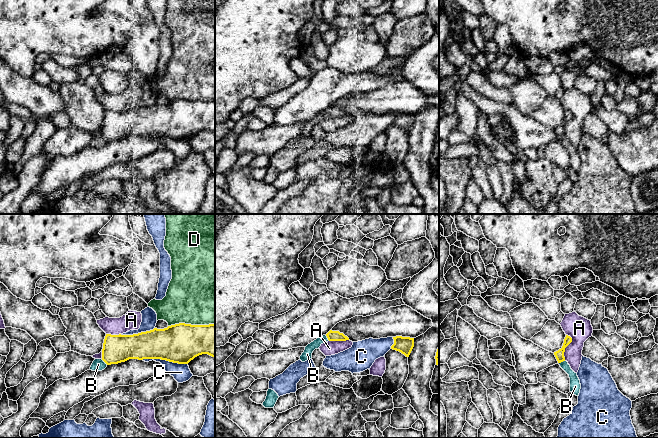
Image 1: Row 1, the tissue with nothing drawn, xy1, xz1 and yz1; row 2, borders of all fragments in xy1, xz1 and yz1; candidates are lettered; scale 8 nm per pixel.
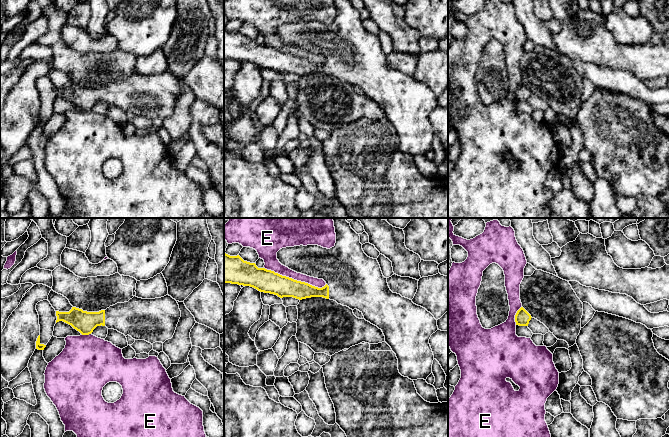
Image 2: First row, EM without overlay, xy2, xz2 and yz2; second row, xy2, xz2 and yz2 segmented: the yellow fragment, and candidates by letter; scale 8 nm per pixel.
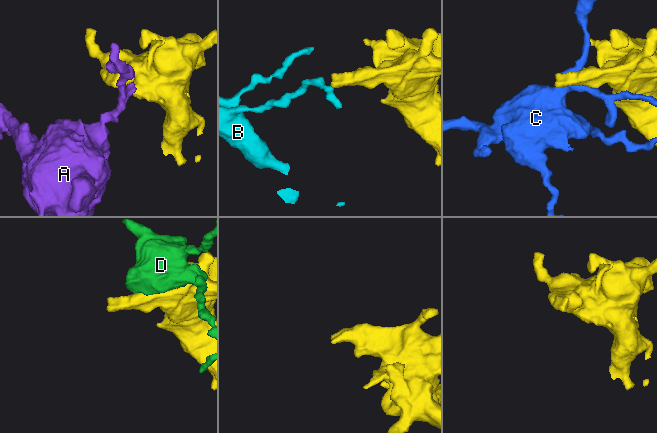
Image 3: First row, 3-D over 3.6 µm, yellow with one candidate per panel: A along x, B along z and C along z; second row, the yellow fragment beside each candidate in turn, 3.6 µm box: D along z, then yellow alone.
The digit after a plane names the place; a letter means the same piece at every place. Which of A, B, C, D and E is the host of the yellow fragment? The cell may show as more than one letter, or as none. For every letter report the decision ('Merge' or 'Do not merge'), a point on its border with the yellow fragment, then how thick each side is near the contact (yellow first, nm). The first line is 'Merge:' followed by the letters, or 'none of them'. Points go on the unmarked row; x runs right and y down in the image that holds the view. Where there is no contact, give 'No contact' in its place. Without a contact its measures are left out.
Merge: none of them
A: Do not merge. Touches yellow at yz1 (566, 122). Thickness 70 nm (yellow) against 190 nm
B: Do not merge. Touches yellow at xy1 (104, 137). Thickness 220 nm (yellow) against 100 nm
C: Do not merge. Touches yellow at xy1 (165, 135). Thickness 320 nm (yellow) against 140 nm
D: Do not merge. Touches yellow at xy1 (190, 100). Thickness 320 nm (yellow) against 500 nm
E: Do not merge. Touches yellow at xz2 (295, 56). Thickness 190 nm (yellow) against 110 nm

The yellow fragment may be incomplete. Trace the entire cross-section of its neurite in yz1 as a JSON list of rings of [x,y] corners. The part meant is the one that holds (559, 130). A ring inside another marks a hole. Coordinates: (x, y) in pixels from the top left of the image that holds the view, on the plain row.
[[[566,111],[565,115],[564,115],[564,119],[561,125],[559,125],[558,127],[554,128],[554,131],[558,137],[558,139],[561,139],[563,137],[565,137],[565,133],[564,133],[564,128],[565,128],[565,124],[572,118],[572,114],[568,111]]]

